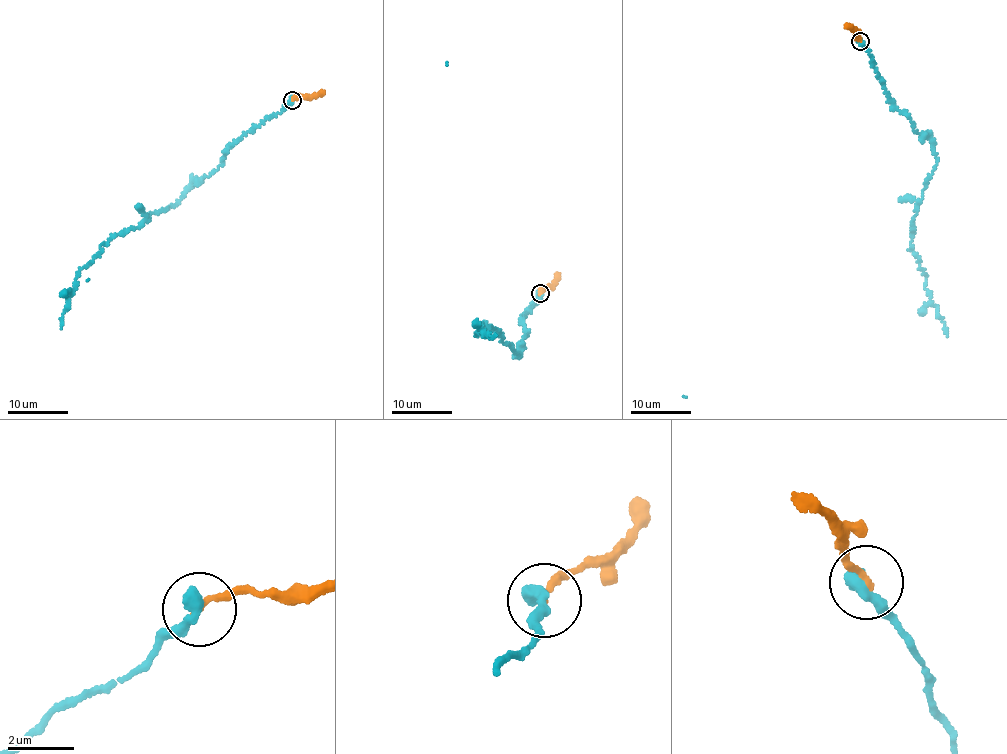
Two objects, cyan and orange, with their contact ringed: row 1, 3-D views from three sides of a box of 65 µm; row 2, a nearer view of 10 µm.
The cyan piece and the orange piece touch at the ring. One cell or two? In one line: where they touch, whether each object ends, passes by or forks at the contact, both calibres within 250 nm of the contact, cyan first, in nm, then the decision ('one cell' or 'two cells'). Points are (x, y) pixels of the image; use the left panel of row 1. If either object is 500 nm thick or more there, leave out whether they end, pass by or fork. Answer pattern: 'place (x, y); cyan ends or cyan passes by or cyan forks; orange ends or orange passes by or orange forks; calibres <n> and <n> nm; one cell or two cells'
place (292, 100); cyan ends; orange ends; calibres 480 and 180 nm; one cell

